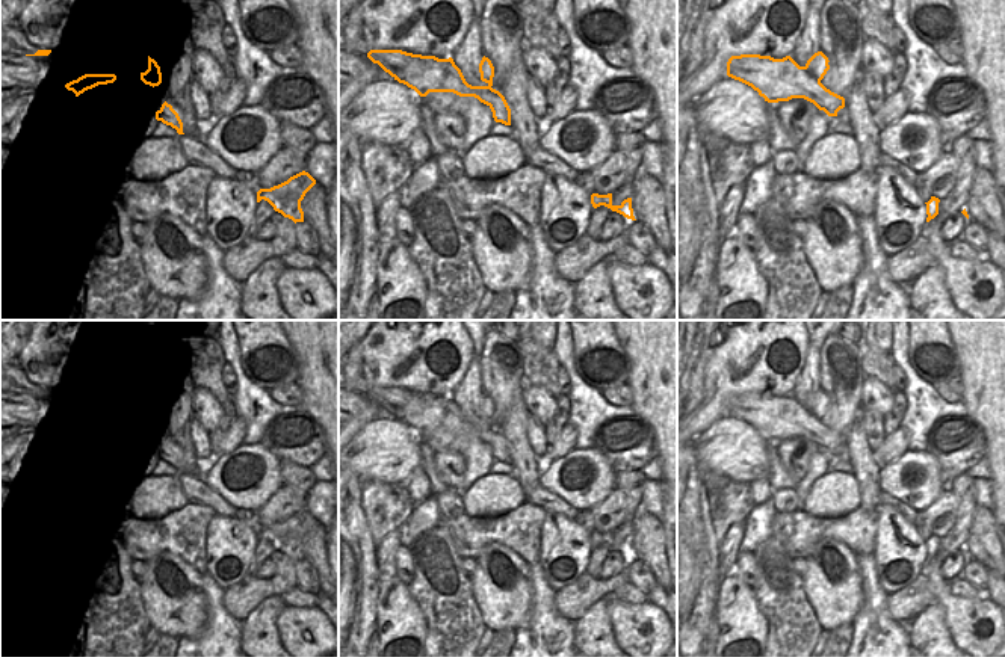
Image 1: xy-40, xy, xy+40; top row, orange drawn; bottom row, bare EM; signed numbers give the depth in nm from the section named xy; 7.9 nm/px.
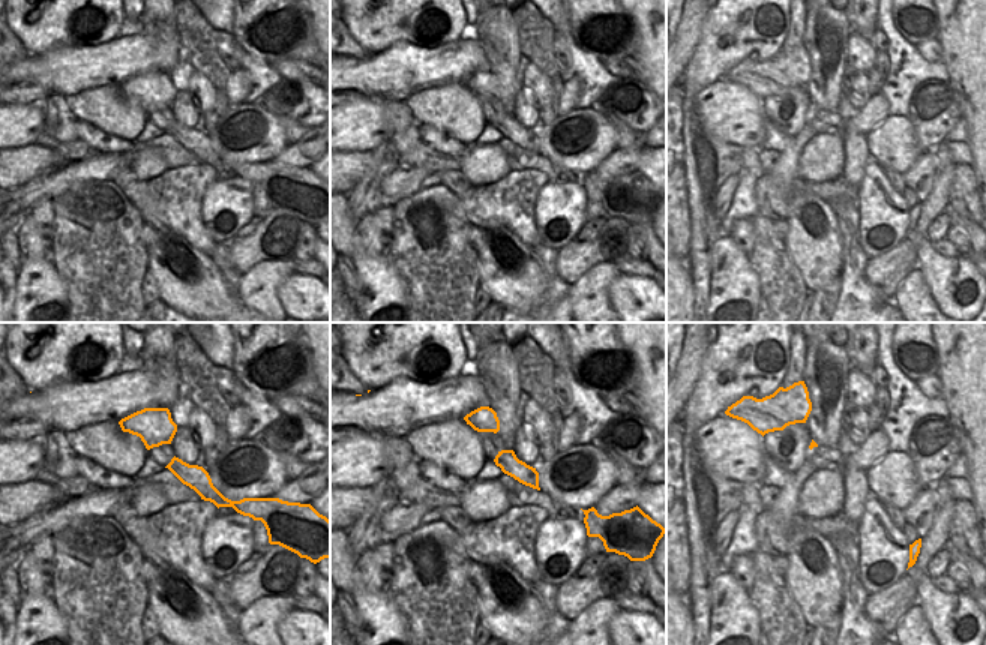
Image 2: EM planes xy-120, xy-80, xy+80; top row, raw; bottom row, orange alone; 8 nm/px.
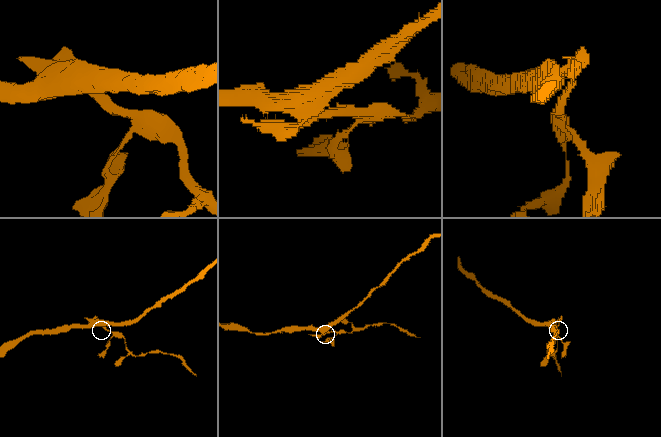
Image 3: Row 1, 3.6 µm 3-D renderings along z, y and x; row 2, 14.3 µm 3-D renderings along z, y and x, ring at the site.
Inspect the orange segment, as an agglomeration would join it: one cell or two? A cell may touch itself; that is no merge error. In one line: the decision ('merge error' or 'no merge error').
merge error

